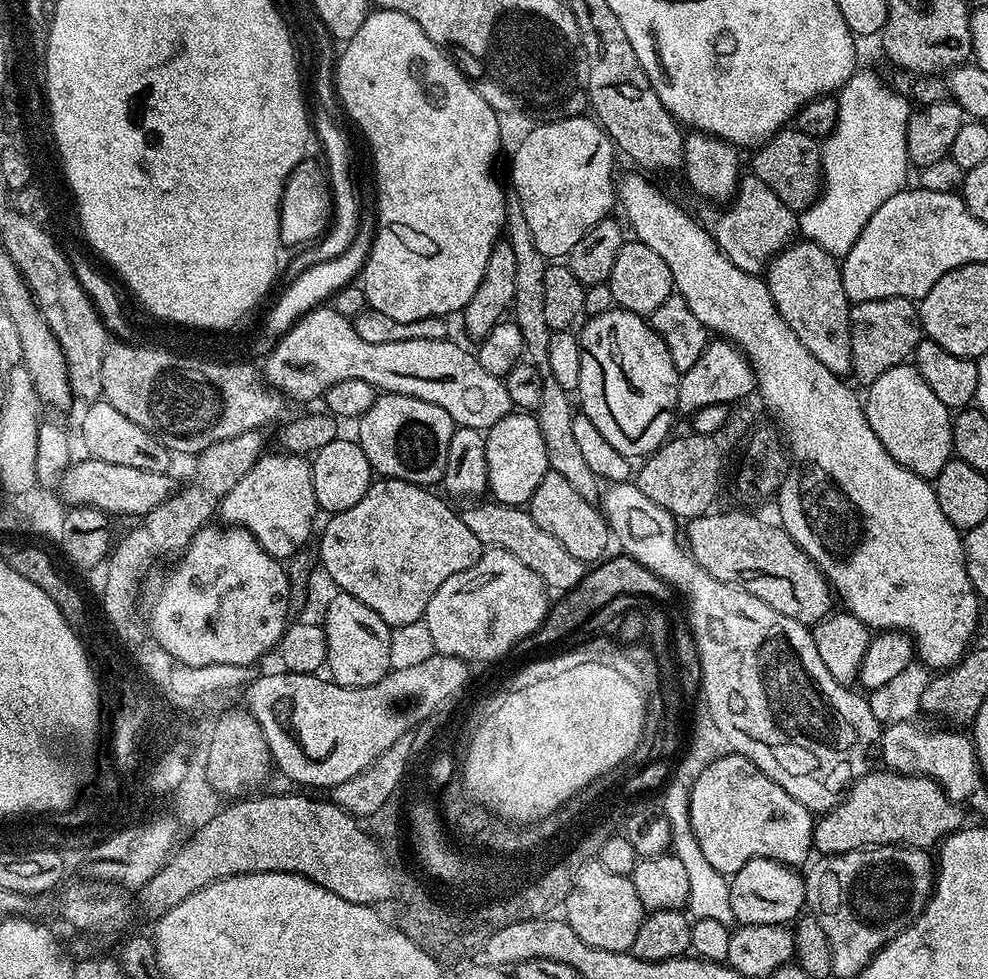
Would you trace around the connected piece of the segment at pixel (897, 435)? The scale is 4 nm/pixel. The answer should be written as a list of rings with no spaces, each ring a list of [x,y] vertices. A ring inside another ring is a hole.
[[[905,362],[886,370],[886,374],[882,374],[882,378],[867,385],[866,392],[868,392],[868,397],[865,395],[862,403],[866,418],[870,422],[870,430],[874,430],[878,442],[882,442],[882,446],[886,446],[890,458],[894,458],[894,462],[898,462],[914,474],[925,478],[936,477],[942,470],[942,466],[946,466],[946,462],[953,459],[954,456],[952,451],[953,413],[945,404],[938,402],[934,390],[930,390],[930,386],[926,386],[926,378],[922,378],[922,374],[915,366]]]

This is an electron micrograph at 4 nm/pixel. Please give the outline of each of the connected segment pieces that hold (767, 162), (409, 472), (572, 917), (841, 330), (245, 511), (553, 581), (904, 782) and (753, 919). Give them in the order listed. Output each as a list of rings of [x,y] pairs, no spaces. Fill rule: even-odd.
[[[785,126],[751,153],[751,175],[762,178],[762,182],[766,182],[766,186],[770,186],[770,190],[774,190],[782,202],[786,202],[790,211],[799,214],[822,195],[820,149],[821,145],[814,137],[802,134],[795,126]]]
[[[386,392],[377,395],[374,406],[360,417],[358,427],[359,446],[377,477],[421,486],[436,486],[443,481],[454,425],[442,406],[422,402],[422,398]]]
[[[592,858],[589,864],[581,863],[577,875],[579,881],[567,893],[568,901],[564,904],[563,915],[566,921],[573,928],[574,933],[590,946],[597,947],[598,950],[628,952],[634,942],[634,934],[638,934],[638,926],[646,915],[646,909],[638,898],[638,890],[634,890],[634,882],[622,874],[610,874],[610,870],[606,870],[606,866],[602,866],[596,858]]]
[[[793,242],[784,251],[773,256],[766,269],[766,283],[770,290],[770,298],[774,298],[774,306],[782,318],[786,318],[786,326],[798,334],[798,342],[826,366],[835,376],[847,377],[852,370],[852,351],[850,350],[850,322],[848,314],[850,301],[842,286],[841,265],[837,257],[832,256],[822,246],[811,242]]]
[[[277,450],[273,456],[261,455],[248,473],[226,494],[218,509],[219,515],[225,516],[225,521],[231,525],[246,528],[250,534],[256,536],[256,540],[264,549],[281,562],[288,562],[297,555],[296,552],[312,536],[312,523],[316,520],[318,505],[314,498],[314,482],[312,481],[312,465],[305,457],[297,456],[290,452]]]
[[[493,500],[486,502],[461,513],[466,526],[469,526],[483,547],[502,548],[514,554],[524,566],[538,574],[545,587],[551,591],[558,590],[557,593],[563,594],[581,581],[588,569],[585,561],[574,557],[556,538],[542,530],[527,509],[497,504]]]
[[[895,770],[884,772],[869,771],[862,780],[857,780],[844,793],[839,804],[830,812],[825,812],[815,821],[812,829],[812,843],[817,853],[825,856],[834,856],[837,852],[849,852],[865,846],[878,844],[901,843],[909,848],[931,849],[939,845],[944,837],[959,832],[962,827],[960,821],[961,805],[951,800],[937,781],[928,776],[904,776]]]
[[[754,858],[742,866],[729,883],[730,906],[734,918],[741,925],[746,924],[782,924],[787,925],[801,915],[805,907],[804,881],[795,867],[779,864],[776,860]]]

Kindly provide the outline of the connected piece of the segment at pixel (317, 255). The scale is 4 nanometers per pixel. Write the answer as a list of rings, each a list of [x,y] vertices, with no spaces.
[[[320,104],[315,110],[315,124],[313,131],[318,134],[318,138],[324,148],[324,156],[328,162],[326,163],[326,171],[329,178],[329,188],[332,191],[333,202],[333,218],[330,227],[317,241],[313,247],[308,246],[300,252],[288,264],[288,269],[283,269],[282,276],[285,281],[298,278],[298,274],[302,274],[308,268],[316,266],[318,263],[336,259],[348,248],[350,248],[354,238],[356,238],[360,228],[360,198],[357,192],[356,177],[352,172],[354,164],[354,150],[349,134],[345,128],[338,122],[335,112],[330,108],[331,105]]]

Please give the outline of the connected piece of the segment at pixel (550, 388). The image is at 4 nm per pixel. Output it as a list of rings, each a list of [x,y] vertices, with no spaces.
[[[507,189],[504,196],[506,206],[505,235],[506,242],[511,246],[514,258],[517,259],[517,281],[515,283],[515,298],[512,307],[512,319],[522,332],[525,342],[527,361],[534,364],[538,370],[540,380],[543,382],[542,402],[539,404],[536,417],[539,430],[542,431],[542,440],[546,445],[547,462],[549,469],[565,478],[583,500],[596,504],[602,496],[602,484],[590,466],[583,459],[583,453],[576,445],[573,428],[574,409],[570,406],[569,393],[562,390],[562,386],[550,374],[550,362],[547,361],[547,347],[550,342],[551,329],[546,326],[545,307],[543,305],[543,283],[545,270],[548,265],[547,257],[534,246],[530,226],[527,225],[526,214],[522,211],[522,202],[516,191]]]

